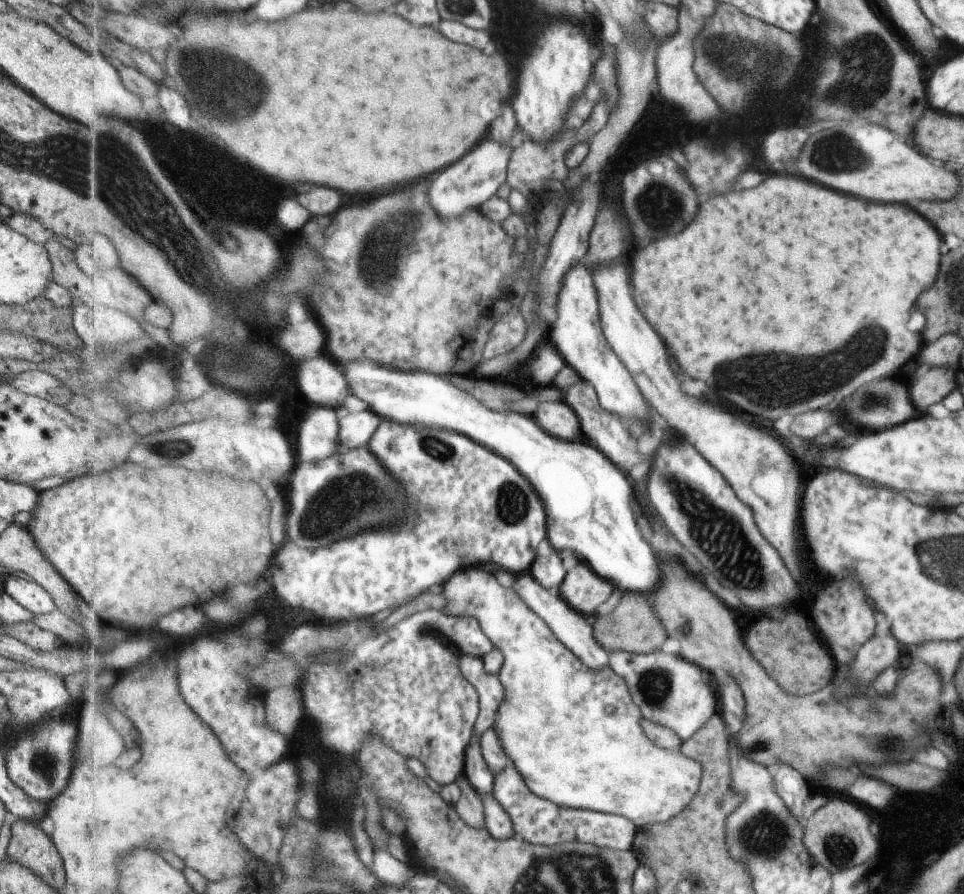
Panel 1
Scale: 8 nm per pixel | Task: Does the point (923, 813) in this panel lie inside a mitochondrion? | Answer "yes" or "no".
no

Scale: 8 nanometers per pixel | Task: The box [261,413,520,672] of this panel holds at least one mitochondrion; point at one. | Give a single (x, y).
(326, 510)

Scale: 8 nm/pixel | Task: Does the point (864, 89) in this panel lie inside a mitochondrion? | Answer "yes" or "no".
yes

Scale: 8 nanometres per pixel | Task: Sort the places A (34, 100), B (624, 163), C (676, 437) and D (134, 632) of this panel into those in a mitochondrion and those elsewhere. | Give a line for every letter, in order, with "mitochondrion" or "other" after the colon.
A: other
B: other
C: other
D: other

